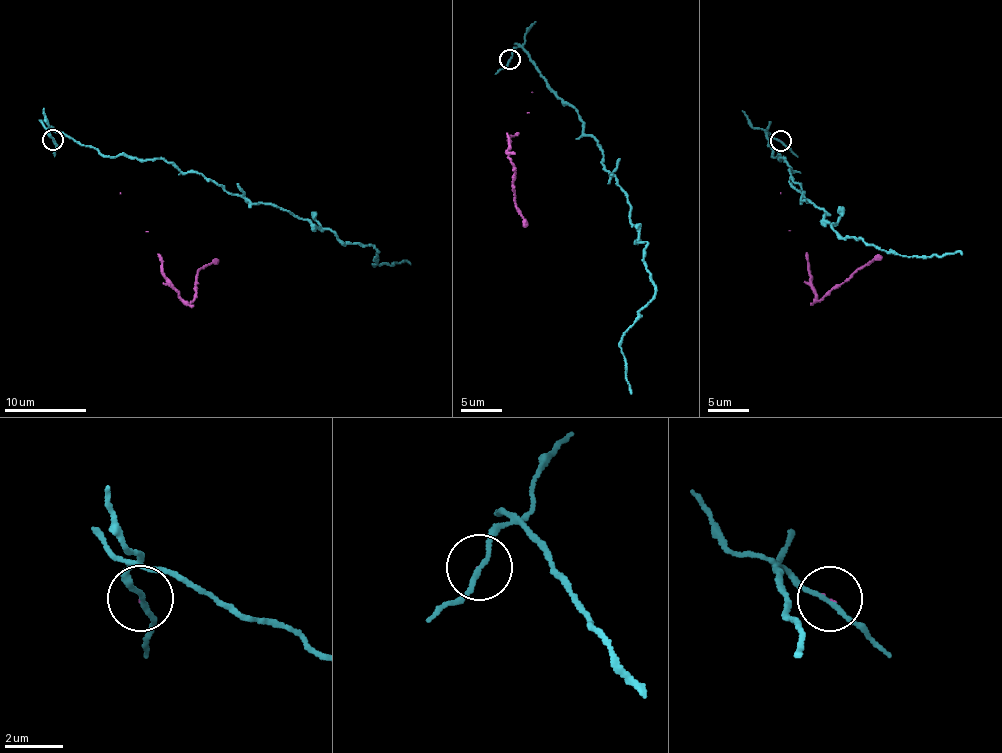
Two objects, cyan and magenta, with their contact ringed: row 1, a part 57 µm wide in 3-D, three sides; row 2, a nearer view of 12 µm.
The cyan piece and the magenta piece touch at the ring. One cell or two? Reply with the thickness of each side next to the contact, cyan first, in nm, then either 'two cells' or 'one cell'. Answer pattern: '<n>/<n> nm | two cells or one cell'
140/50 nm | two cells

